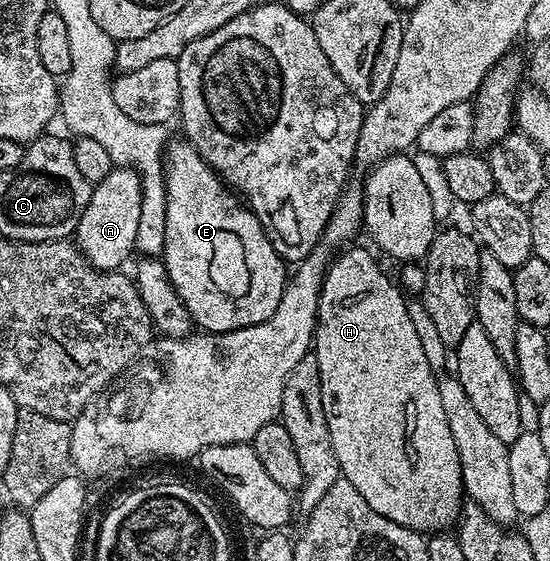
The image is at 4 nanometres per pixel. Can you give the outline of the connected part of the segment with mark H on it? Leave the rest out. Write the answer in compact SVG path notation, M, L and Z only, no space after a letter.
M350 250L339 253L330 263L326 278L322 281L322 291L318 297L318 329L314 332L312 357L318 365L318 375L322 381L322 403L332 436L334 451L338 456L340 474L345 481L354 485L356 492L376 508L376 512L391 518L396 524L419 532L446 532L459 521L464 510L464 487L462 485L462 461L458 455L458 442L454 439L452 418L446 415L446 402L442 399L442 390L438 387L436 372L430 367L424 344L418 335L416 324L410 315L411 307L406 306L407 295L393 277L382 271L382 266L366 250Z

